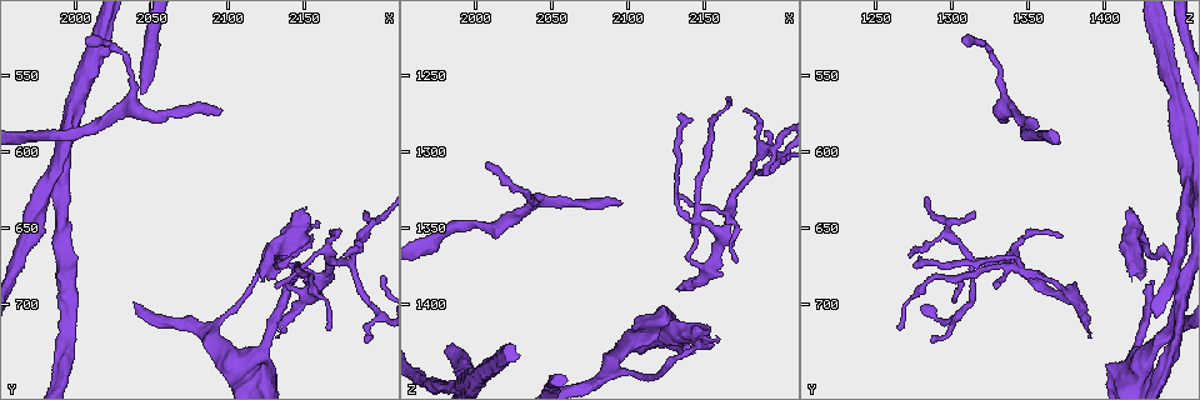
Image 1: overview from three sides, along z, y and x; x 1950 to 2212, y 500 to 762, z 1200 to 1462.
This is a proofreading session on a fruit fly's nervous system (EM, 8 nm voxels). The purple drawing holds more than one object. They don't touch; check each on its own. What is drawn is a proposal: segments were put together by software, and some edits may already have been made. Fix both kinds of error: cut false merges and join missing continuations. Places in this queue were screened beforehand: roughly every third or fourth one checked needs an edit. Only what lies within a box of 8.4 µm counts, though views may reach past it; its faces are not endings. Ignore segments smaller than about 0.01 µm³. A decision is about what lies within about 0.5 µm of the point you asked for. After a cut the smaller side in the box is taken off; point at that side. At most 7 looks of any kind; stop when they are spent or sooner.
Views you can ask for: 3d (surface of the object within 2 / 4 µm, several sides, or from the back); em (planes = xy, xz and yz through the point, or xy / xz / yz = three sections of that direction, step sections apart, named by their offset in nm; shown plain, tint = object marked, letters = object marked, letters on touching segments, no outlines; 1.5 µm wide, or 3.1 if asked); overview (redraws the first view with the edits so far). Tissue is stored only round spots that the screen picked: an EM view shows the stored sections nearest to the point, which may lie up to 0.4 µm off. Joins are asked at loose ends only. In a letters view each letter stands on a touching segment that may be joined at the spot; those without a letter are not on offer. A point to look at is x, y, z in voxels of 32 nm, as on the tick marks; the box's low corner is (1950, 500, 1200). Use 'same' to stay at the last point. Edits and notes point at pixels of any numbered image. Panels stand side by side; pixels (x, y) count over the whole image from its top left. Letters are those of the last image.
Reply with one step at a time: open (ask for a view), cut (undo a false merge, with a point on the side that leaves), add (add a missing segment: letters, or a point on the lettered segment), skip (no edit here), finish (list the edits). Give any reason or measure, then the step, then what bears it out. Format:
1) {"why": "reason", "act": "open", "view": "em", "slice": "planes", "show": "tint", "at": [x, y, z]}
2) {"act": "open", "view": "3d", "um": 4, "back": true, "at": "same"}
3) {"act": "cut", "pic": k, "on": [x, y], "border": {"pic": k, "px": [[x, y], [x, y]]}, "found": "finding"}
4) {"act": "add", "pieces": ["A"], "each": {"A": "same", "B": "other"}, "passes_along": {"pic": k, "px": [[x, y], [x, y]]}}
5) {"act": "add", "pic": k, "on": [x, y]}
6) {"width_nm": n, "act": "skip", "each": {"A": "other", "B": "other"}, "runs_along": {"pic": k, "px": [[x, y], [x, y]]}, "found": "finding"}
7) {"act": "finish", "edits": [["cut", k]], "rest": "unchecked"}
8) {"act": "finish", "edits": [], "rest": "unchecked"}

{"why": "calibre changes", "act": "open", "view": "3d", "um": 4, "at": [2108, 744, 1424]}

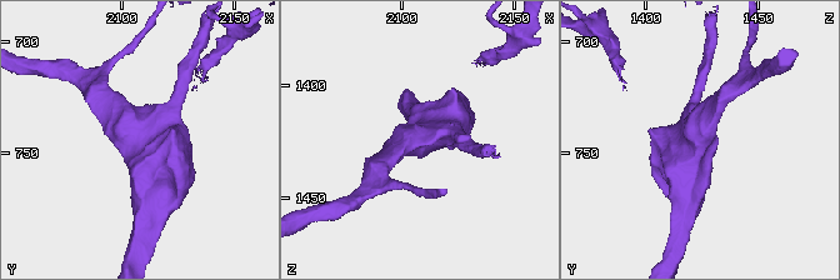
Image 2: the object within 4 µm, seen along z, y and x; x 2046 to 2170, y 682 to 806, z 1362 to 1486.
{"act": "open", "view": "em", "slice": "yz", "step": 8, "show": "letters", "at": [2107, 744, 1425]}

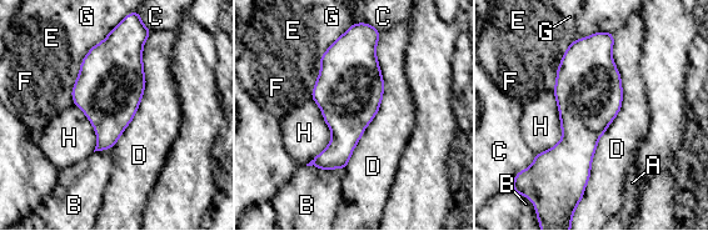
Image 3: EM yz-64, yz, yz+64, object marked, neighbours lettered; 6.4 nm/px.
{"width_nm": 360, "act": "skip", "each": {"A": "other", "B": "other", "C": "other", "D": "other", "E": "other", "F": "other", "G": "other", "H": "other"}, "found": "all the same neuron"}

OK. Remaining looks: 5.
{"why": "closes a loop", "act": "open", "view": "em", "slice": "planes", "show": "letters", "at": [2162, 688, 1356]}

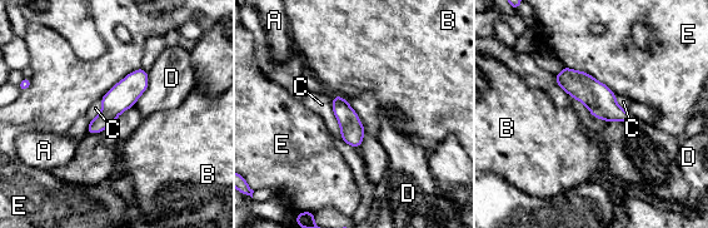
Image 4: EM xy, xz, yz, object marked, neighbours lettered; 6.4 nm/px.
{"width_nm": 150, "act": "skip", "each": {"A": "other", "B": "other", "C": "other", "D": "other", "E": "other"}, "runs_along": {"pic": 4, "px": [[566, 70], [609, 110], [628, 119]]}, "found": "continuous, no second neuron"}

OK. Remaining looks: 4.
{"why": "tapers out", "act": "open", "view": "em", "slice": "yz", "step": 4, "show": "tint", "at": [2190, 722, 1288]}

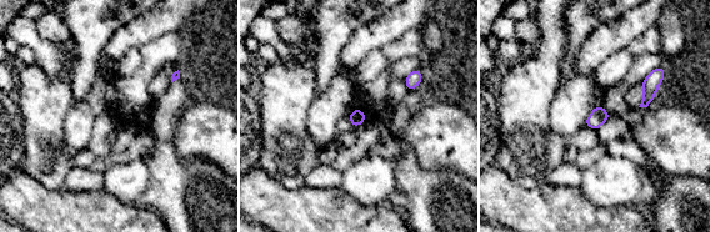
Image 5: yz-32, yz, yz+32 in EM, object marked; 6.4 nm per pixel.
{"act": "open", "view": "em", "slice": "planes", "show": "letters", "at": "same"}

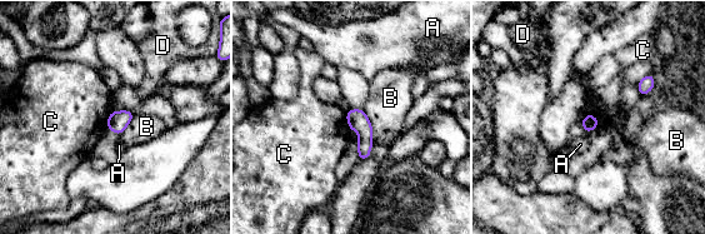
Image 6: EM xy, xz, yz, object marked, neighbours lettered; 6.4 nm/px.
{"longest_contact_nm": ["B", 320], "act": "skip", "each": {"A": "other", "B": "other", "C": "other", "D": "other"}, "border": {"pic": 6, "px": [[111, 111], [105, 128]]}, "found": "none of them fits"}

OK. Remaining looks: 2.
{"act": "finish", "edits": [], "rest": "unchecked"}

